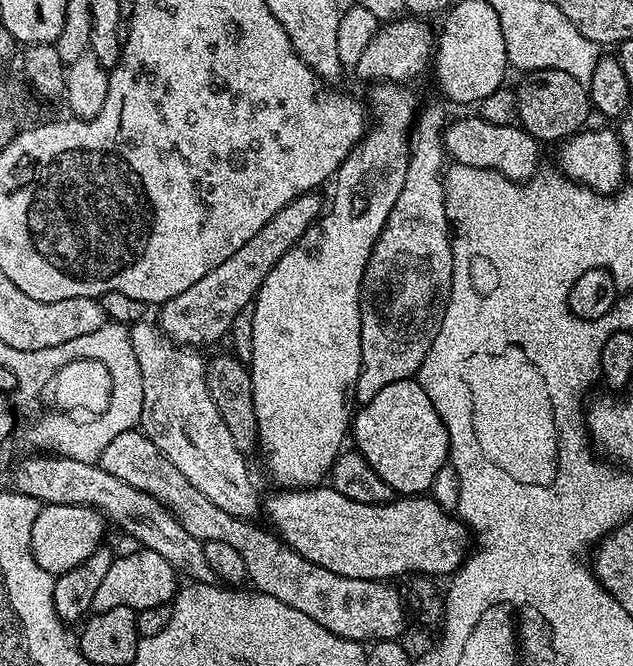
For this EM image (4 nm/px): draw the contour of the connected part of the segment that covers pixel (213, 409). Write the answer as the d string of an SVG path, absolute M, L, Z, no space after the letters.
M147 319L131 325L132 349L138 358L138 370L142 374L142 414L138 425L139 431L145 432L158 446L174 466L178 466L181 474L196 489L202 490L218 510L226 510L226 514L234 514L247 520L261 515L262 500L256 497L256 488L252 485L252 472L248 469L249 457L241 452L230 435L226 422L222 422L222 414L218 414L218 406L214 406L214 398L210 398L210 390L206 386L206 360L200 357L199 351L169 340L155 323L148 324Z

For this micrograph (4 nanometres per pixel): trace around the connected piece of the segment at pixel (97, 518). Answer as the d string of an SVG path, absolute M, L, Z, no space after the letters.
M45 504L30 529L30 550L34 554L34 562L54 577L66 574L66 570L74 570L74 566L86 562L86 558L105 543L104 527L104 517L92 508L77 504Z

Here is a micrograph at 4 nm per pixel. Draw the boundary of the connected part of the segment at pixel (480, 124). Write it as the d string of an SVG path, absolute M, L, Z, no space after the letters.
M479 114L455 120L453 119L444 129L444 151L455 163L489 168L521 182L537 175L541 167L539 164L542 144L523 128L516 124L498 126L494 122L486 122Z

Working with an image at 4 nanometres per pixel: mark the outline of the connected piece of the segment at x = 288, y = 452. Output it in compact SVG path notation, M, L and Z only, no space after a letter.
M376 82L371 85L372 88L372 108L374 113L374 119L371 121L370 127L365 131L363 138L359 144L354 145L351 154L340 163L340 169L336 172L334 177L334 185L336 184L336 193L332 196L332 209L325 211L323 215L317 219L316 223L311 224L307 230L302 234L302 238L298 238L298 242L290 250L286 250L286 254L282 254L282 258L278 258L278 262L274 266L274 270L270 270L270 274L266 274L266 278L262 282L262 286L256 292L256 298L254 301L254 350L252 351L252 358L250 361L250 371L252 374L252 393L254 394L254 414L256 415L256 434L258 437L259 447L264 447L264 464L268 467L268 472L277 480L277 485L283 486L288 490L299 490L307 488L309 486L316 486L321 483L320 480L329 475L332 471L332 463L336 461L336 457L340 455L342 449L345 447L344 436L346 440L346 433L350 428L350 412L348 416L348 400L350 404L350 397L353 395L356 379L360 373L360 363L362 362L362 338L360 337L360 287L362 286L362 278L364 277L364 271L366 270L366 262L370 258L370 254L374 250L374 246L378 242L378 238L382 234L382 230L386 226L386 218L390 218L390 210L394 210L394 202L398 202L398 194L402 194L402 182L406 182L406 166L408 165L408 153L410 151L410 133L414 128L414 121L418 116L418 101L416 102L416 96L411 92L411 87L405 86L400 82Z

